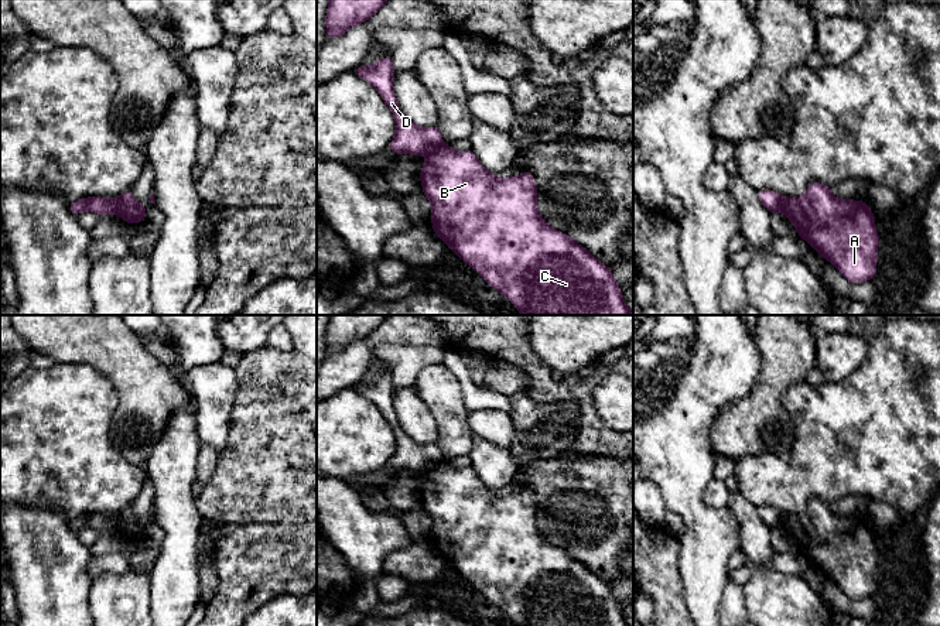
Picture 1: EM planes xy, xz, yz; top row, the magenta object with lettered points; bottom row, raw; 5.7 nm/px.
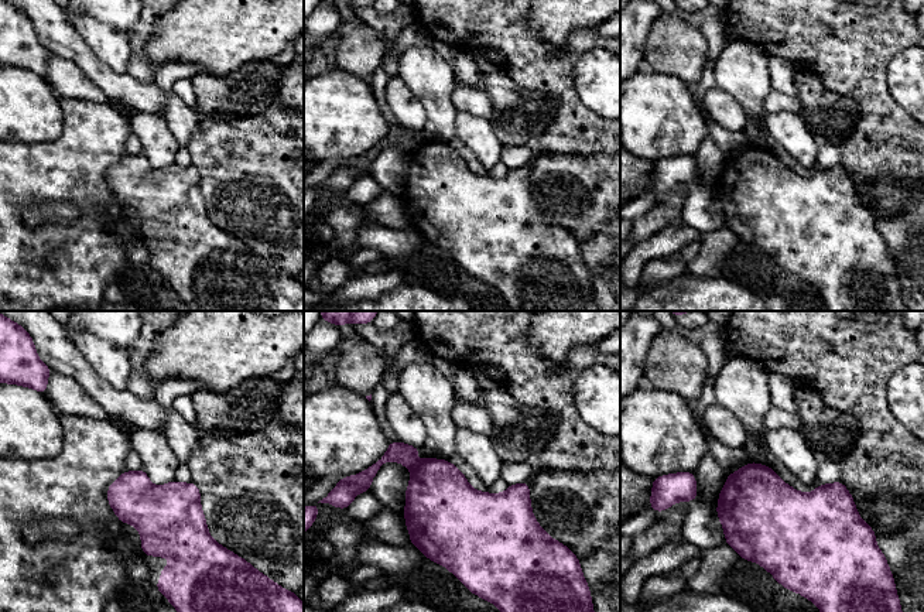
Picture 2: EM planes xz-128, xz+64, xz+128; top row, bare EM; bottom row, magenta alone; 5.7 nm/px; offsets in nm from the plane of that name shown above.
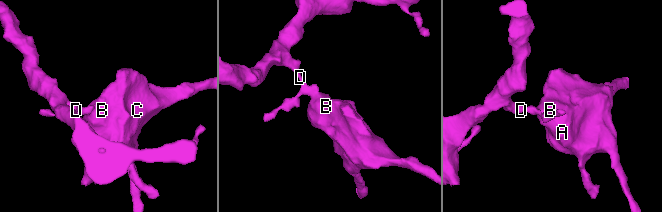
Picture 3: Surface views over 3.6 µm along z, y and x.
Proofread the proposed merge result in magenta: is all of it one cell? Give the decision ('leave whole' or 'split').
split

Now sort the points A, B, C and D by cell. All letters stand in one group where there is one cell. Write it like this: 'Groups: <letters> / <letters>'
Groups: A B C / D

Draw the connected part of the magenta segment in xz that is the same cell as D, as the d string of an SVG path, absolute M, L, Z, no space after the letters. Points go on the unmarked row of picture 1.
M386 372L379 376L373 383L356 382L353 389L379 407L380 413L394 432L396 452L389 461L393 471L403 469L418 473L444 461L437 441L424 445L417 444L400 427L392 400L392 372Z

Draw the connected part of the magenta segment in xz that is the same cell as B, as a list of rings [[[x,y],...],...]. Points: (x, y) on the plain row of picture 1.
[[[442,461],[430,468],[418,492],[423,510],[431,517],[433,548],[517,626],[629,626],[611,586],[540,533],[536,497],[530,488],[499,496],[482,483],[472,466],[459,469]]]

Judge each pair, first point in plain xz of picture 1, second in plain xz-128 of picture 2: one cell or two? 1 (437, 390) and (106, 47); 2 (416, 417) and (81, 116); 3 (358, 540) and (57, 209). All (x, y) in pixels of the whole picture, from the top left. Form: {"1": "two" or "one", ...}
{"1": "one", "2": "two", "3": "one"}

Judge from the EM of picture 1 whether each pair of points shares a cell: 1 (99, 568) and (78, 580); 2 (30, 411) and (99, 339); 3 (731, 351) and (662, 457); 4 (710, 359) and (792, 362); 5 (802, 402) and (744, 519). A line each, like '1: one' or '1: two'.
1: two
2: two
3: one
4: two
5: two

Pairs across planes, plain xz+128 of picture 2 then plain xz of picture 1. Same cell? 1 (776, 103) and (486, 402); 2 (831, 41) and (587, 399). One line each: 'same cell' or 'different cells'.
1: different cells
2: same cell

